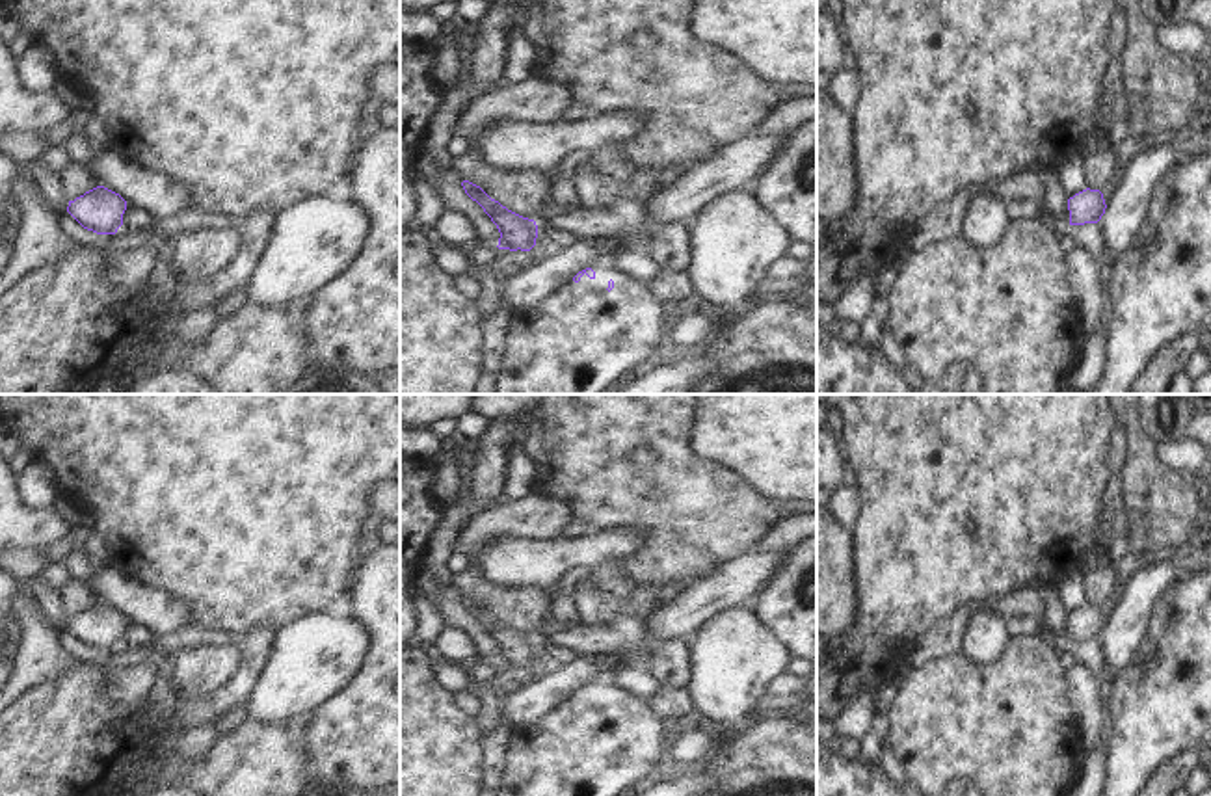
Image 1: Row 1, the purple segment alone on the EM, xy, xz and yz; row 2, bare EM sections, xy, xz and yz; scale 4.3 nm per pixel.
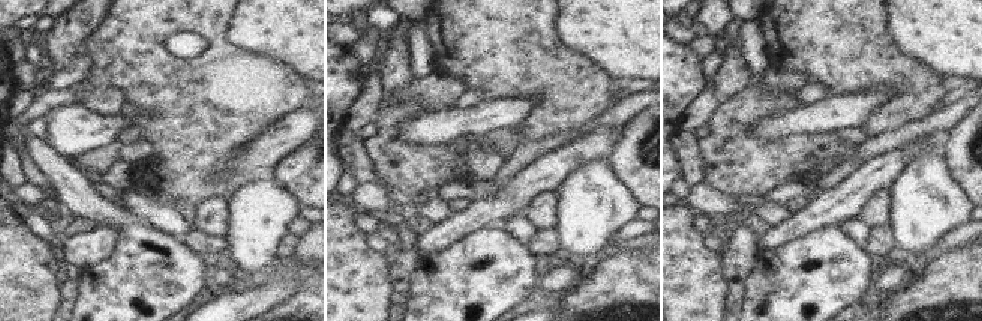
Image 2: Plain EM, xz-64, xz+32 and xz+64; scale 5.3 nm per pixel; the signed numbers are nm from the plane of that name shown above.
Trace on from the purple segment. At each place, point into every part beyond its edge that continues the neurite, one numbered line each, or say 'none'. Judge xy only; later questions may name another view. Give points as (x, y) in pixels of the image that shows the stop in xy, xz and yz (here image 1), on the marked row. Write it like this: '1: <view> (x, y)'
none

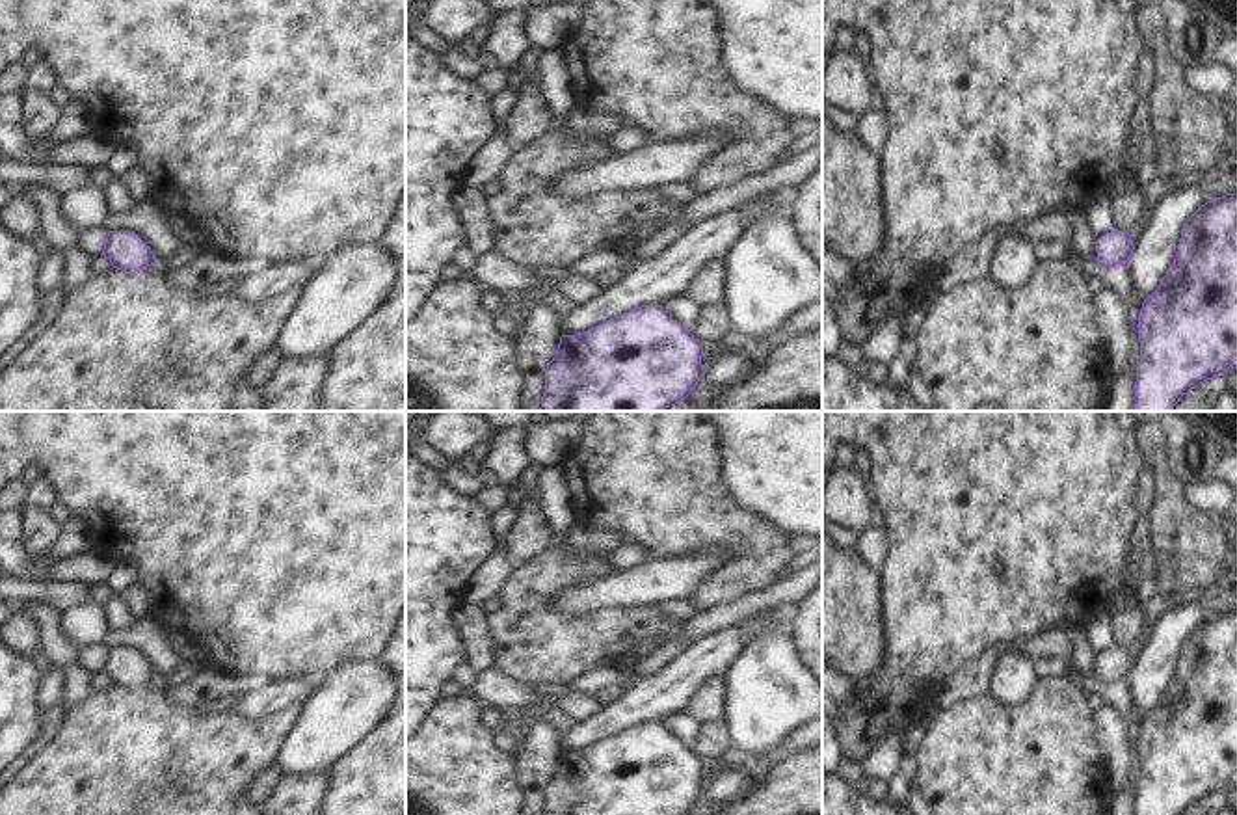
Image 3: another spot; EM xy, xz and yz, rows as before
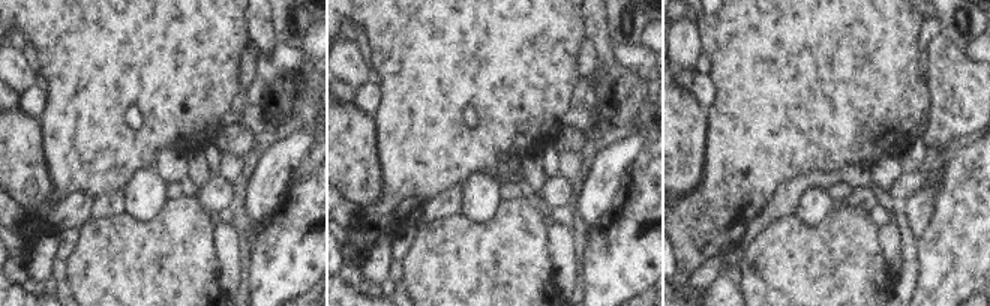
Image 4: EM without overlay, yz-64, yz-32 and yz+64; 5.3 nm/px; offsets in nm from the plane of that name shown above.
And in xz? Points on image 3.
none

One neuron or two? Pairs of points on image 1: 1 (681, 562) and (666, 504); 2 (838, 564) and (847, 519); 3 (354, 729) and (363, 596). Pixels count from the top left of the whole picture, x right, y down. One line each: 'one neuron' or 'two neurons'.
1: one neuron
2: two neurons
3: one neuron

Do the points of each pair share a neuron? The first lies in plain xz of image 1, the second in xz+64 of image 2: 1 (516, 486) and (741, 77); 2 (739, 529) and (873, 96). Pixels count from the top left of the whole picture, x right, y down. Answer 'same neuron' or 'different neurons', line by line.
1: different neurons
2: different neurons

